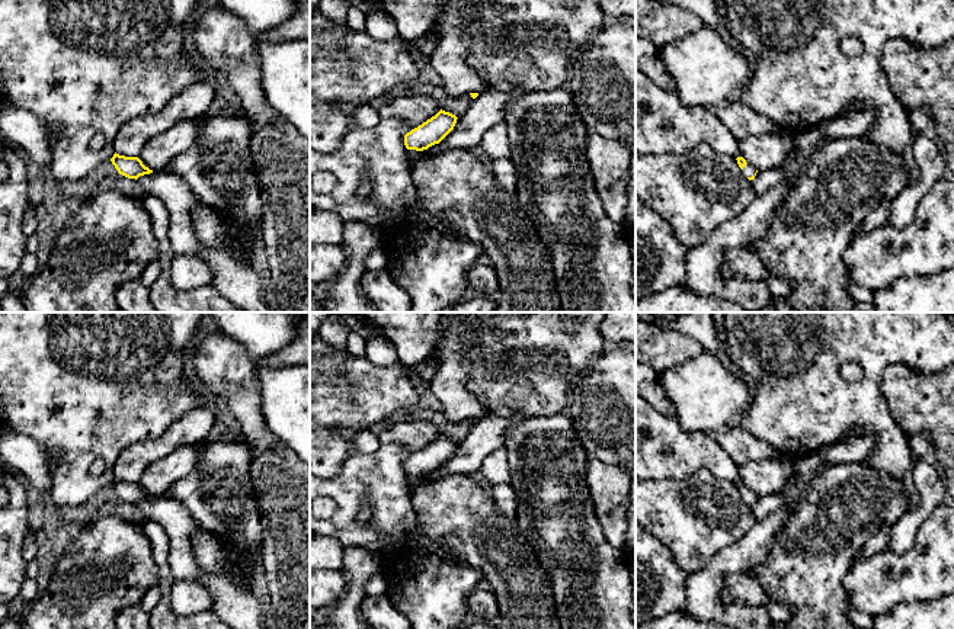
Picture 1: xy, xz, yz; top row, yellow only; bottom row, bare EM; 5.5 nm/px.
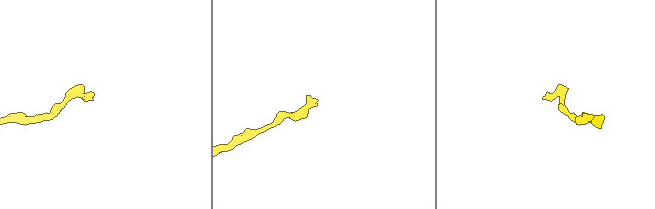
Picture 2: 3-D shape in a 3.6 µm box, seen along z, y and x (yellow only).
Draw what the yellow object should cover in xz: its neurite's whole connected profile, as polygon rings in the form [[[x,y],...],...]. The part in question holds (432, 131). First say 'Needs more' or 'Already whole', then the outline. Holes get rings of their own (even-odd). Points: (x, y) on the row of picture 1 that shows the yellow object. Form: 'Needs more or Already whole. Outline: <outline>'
Already whole. Outline: [[[441,109],[435,116],[404,135],[406,148],[423,151],[439,144],[454,129],[457,119],[455,115]]]

